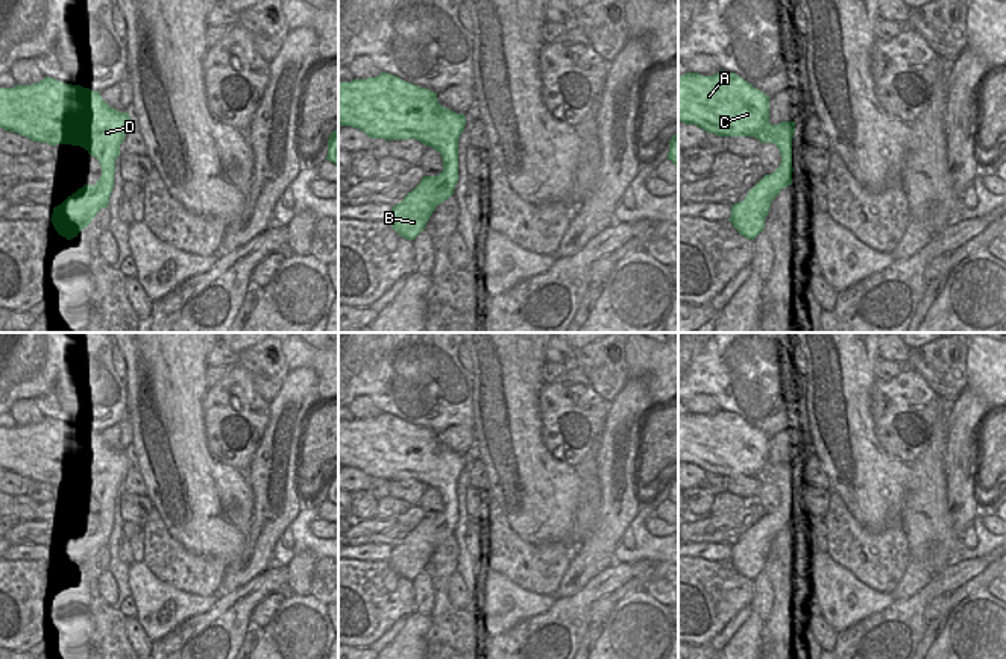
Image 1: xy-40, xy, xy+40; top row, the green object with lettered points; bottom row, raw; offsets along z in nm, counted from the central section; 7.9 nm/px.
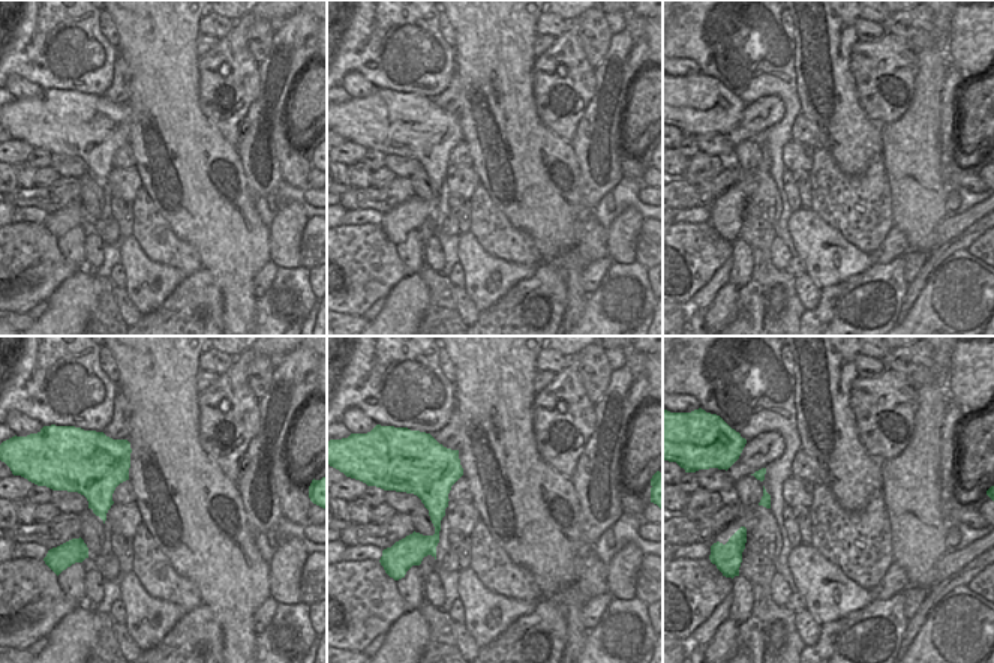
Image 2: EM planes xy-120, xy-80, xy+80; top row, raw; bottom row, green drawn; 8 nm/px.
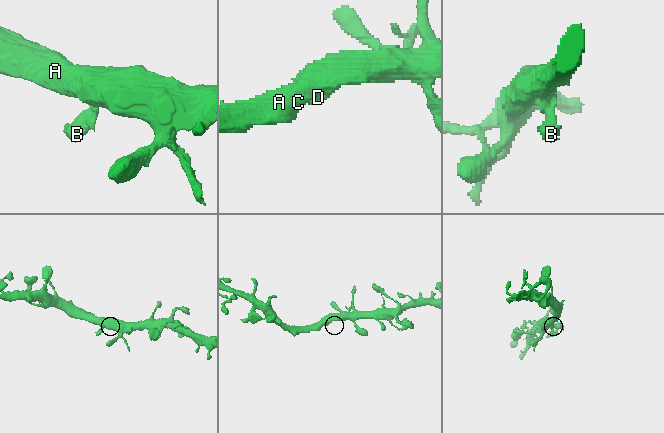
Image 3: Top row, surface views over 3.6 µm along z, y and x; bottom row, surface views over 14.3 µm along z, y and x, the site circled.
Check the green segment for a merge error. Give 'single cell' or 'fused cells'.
single cell

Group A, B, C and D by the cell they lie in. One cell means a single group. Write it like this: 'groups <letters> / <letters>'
groups A B C D

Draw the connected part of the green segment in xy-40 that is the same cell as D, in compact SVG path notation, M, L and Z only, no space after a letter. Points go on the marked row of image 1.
M44 77L41 82L32 85L0 88L0 128L50 146L80 146L100 162L102 176L94 185L85 184L53 208L50 220L58 234L67 240L77 237L83 228L88 228L102 208L108 208L114 188L115 159L120 155L120 144L124 141L124 135L130 126L132 120L127 112L111 108L102 99L100 91L93 91L80 85Z

